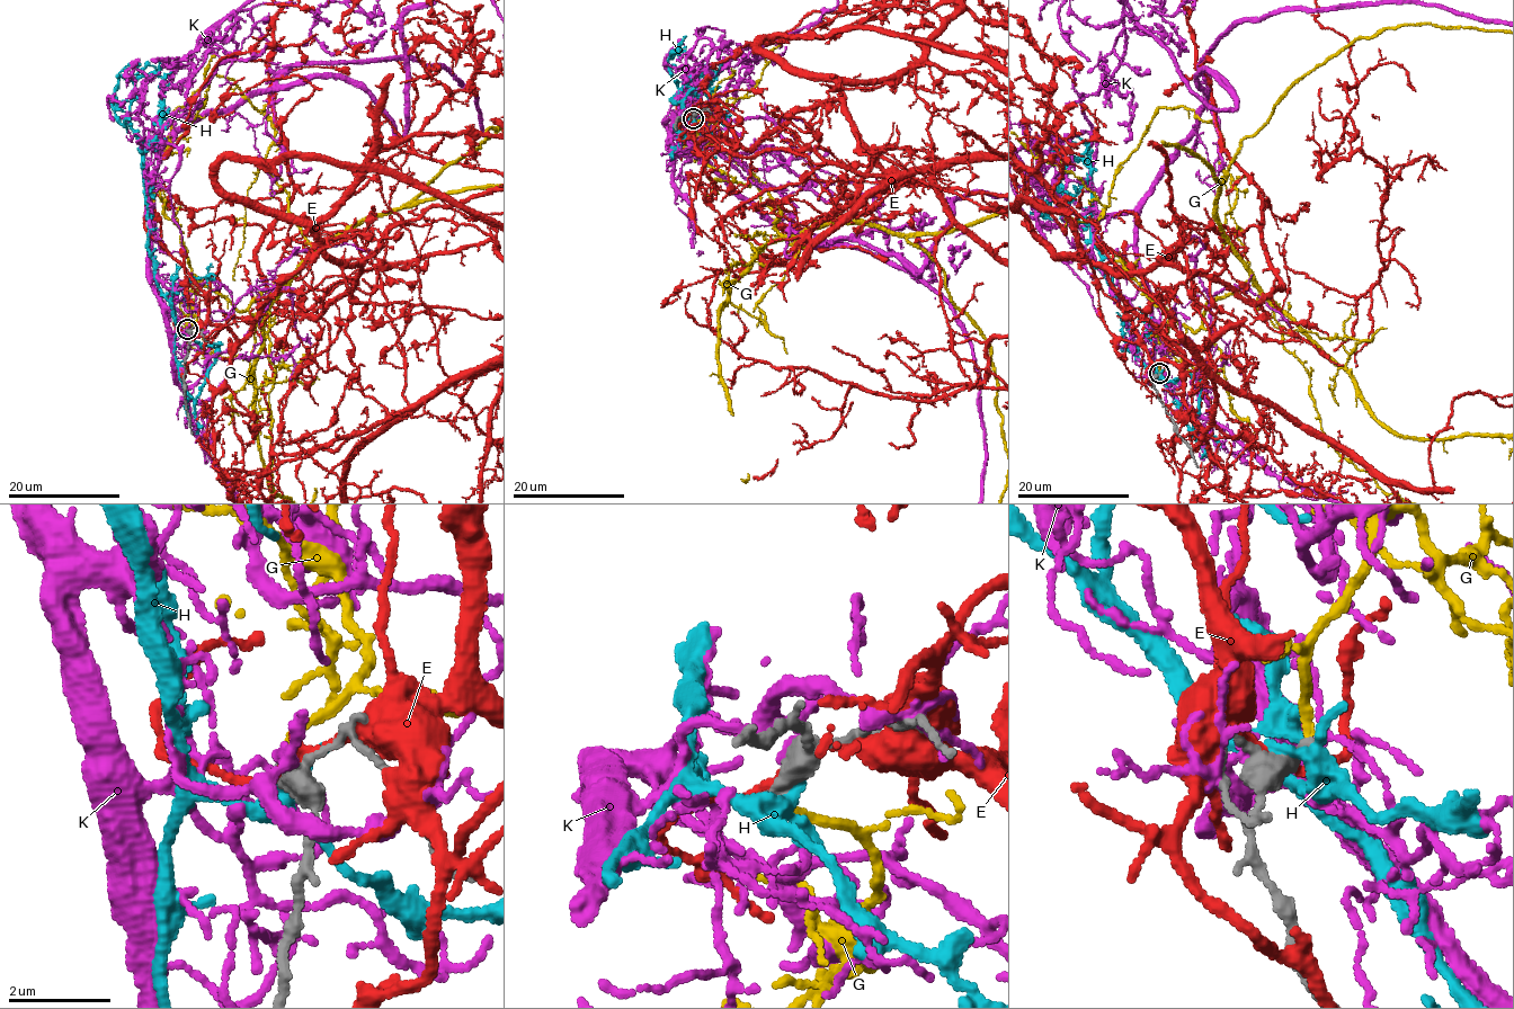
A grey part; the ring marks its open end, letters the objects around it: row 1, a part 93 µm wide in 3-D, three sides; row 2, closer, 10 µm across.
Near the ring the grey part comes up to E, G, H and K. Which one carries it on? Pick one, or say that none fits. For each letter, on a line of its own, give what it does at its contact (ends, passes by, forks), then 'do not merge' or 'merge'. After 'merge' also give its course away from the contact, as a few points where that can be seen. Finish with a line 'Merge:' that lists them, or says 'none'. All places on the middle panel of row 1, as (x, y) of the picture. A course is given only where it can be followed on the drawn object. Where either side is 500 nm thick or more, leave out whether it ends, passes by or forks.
E: it passes by; do not merge
G: it ends there; merge
H: it forks there; do not merge
K: it passes by; do not merge
Merge: G

